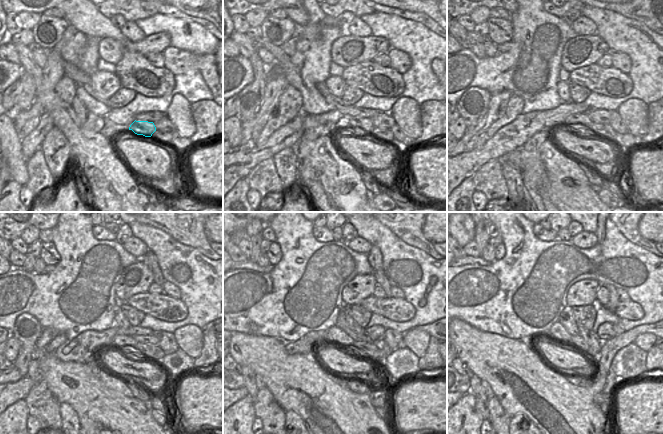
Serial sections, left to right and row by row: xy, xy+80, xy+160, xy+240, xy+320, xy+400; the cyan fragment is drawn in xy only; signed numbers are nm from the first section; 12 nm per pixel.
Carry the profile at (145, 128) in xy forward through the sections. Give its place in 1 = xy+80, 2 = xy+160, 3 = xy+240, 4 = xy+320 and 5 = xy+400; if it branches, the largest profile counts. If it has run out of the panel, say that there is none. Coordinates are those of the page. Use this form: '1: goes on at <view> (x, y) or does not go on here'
1: goes on at xy+80 (364, 124)
2: goes on at xy+160 (575, 119)
3: goes on at xy+240 (120, 340)
4: goes on at xy+320 (334, 334)
5: goes on at xy+400 (557, 331)

